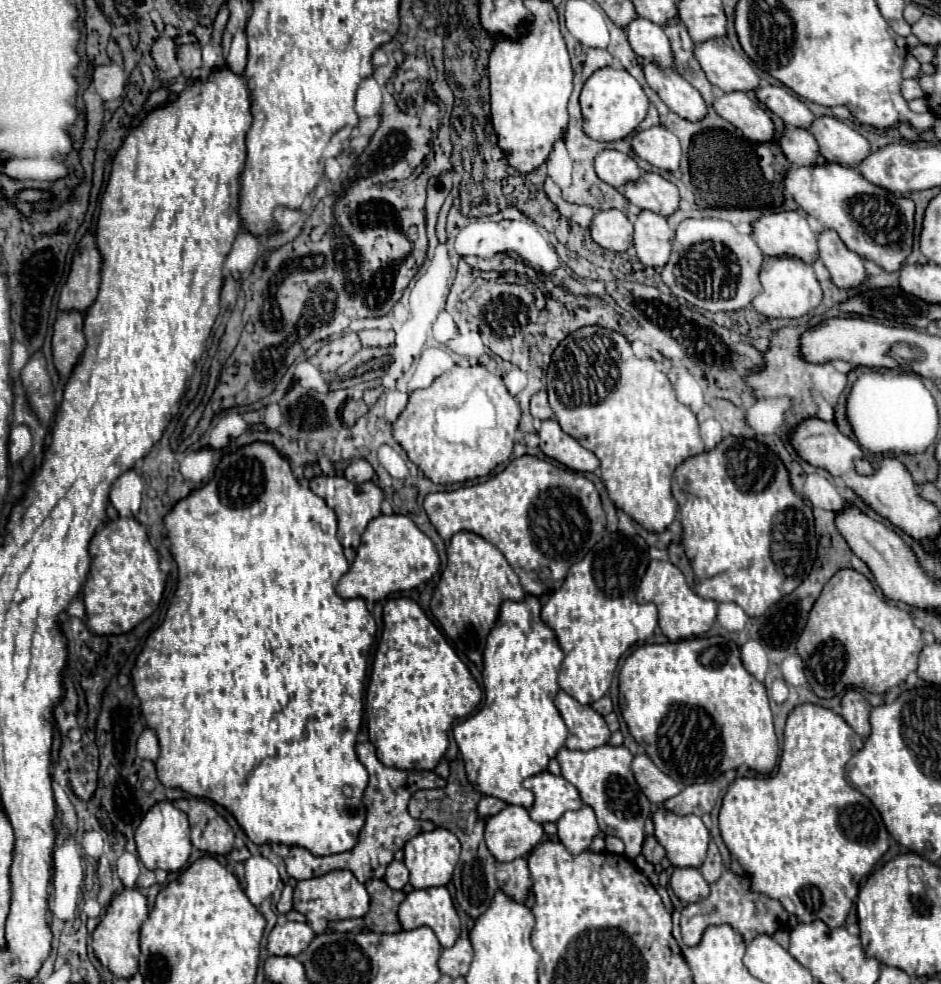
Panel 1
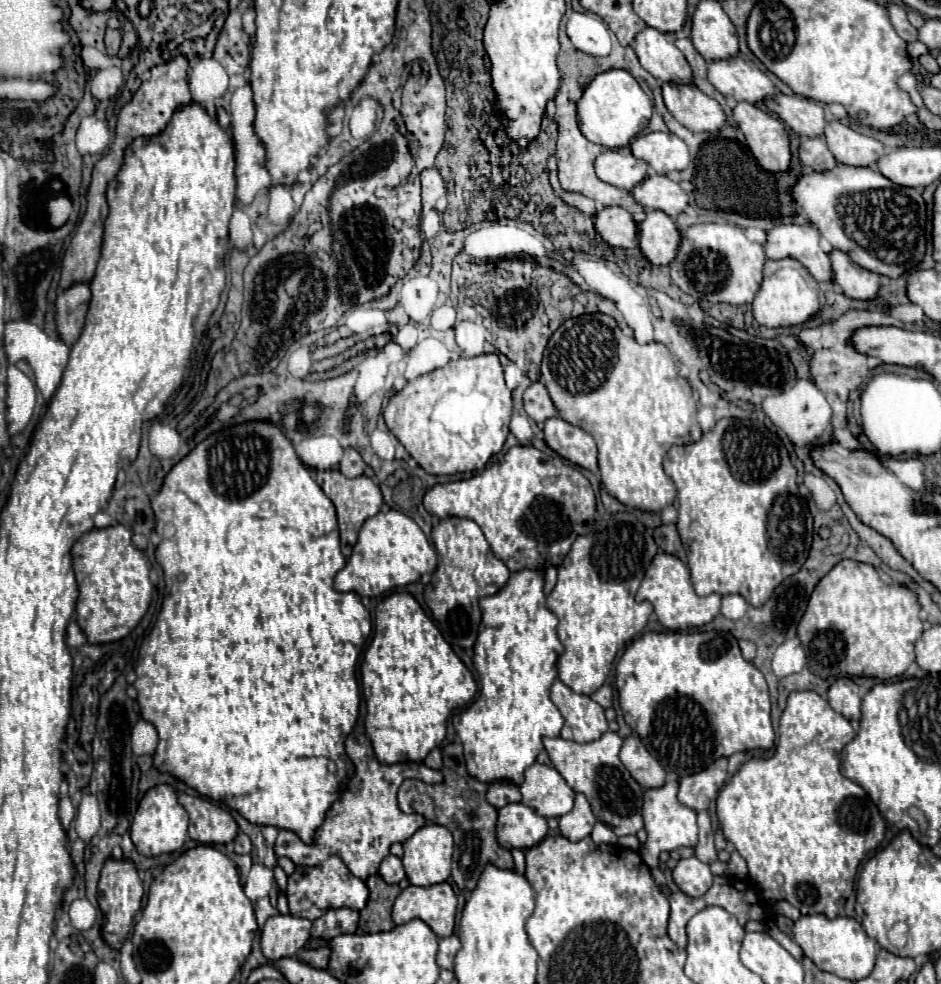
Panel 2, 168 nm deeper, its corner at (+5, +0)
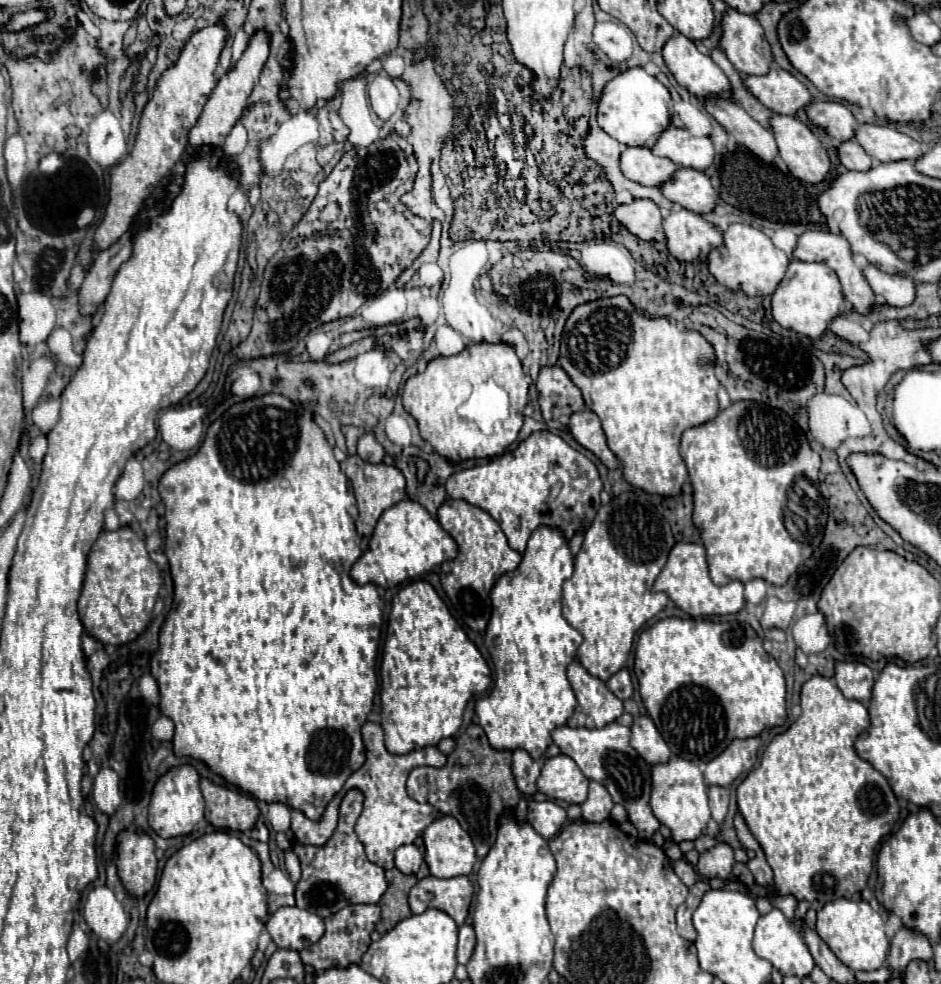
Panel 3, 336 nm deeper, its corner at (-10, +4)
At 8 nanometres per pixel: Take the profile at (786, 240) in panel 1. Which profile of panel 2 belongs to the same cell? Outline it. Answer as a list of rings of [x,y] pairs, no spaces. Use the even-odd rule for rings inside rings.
[[[776,226],[768,232],[764,246],[768,260],[796,258],[818,282],[832,282],[832,266],[828,254],[820,248],[820,232],[816,226]]]

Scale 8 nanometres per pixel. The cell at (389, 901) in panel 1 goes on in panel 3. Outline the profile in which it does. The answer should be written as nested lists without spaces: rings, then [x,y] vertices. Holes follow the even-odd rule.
[[[397,868],[387,870],[387,882],[389,888],[383,894],[383,898],[379,900],[379,908],[381,908],[381,922],[379,928],[381,932],[389,932],[391,928],[395,928],[401,920],[411,916],[409,904],[407,904],[407,896],[409,890],[417,884],[417,878],[411,874],[401,874]]]

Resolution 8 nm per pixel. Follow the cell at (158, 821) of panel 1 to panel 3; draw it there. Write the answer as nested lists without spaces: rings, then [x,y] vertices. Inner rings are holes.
[[[193,766],[171,768],[165,776],[161,776],[161,780],[157,780],[149,804],[149,826],[161,838],[191,834],[193,828],[203,820],[203,816],[205,816],[205,802],[199,790],[199,776]]]

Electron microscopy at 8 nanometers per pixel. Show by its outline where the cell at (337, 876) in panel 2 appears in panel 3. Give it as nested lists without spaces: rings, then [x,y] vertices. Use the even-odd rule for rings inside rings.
[[[349,790],[345,794],[339,808],[339,826],[333,838],[325,846],[303,846],[297,842],[293,844],[293,852],[301,860],[301,880],[295,886],[295,898],[299,908],[309,910],[321,918],[327,918],[339,912],[343,906],[351,906],[359,902],[375,904],[387,890],[383,868],[367,860],[363,852],[363,844],[353,832],[355,820],[363,810],[363,801],[364,798],[359,790]]]

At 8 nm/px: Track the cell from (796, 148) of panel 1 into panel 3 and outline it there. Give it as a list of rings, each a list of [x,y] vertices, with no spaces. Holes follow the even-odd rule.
[[[855,140],[841,142],[837,146],[837,154],[839,154],[841,164],[847,170],[869,170],[873,166],[873,160],[865,154],[865,150]]]

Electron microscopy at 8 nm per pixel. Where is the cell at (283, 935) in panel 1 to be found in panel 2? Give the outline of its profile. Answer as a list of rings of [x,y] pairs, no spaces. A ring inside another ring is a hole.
[[[276,914],[266,920],[260,934],[260,948],[268,960],[294,958],[310,938],[312,922],[292,914]]]

